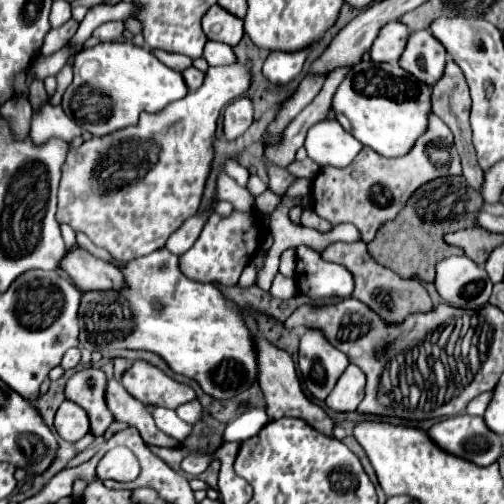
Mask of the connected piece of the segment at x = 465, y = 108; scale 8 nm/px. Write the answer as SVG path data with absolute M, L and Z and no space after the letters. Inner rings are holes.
M447 61L445 73L443 77L435 83L433 87L433 113L453 131L455 135L455 145L457 151L461 155L461 163L463 163L463 177L467 179L467 183L475 189L481 191L483 189L483 169L477 163L477 155L475 149L471 147L471 125L469 125L469 109L471 109L471 97L469 97L469 87L465 81L465 75L461 71L461 67L455 61Z

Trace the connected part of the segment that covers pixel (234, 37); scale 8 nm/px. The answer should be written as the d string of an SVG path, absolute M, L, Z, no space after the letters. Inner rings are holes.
M213 5L203 15L203 31L211 41L221 41L227 45L237 45L245 33L243 21L225 11L219 5Z

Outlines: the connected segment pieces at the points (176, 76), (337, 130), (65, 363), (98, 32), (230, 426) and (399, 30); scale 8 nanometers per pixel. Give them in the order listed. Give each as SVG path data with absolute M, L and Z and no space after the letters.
M99 43L79 51L73 71L73 83L67 87L61 105L85 131L99 137L135 125L141 111L157 113L189 93L179 71L169 69L149 49L133 43Z
M337 121L315 123L307 131L305 149L309 159L313 159L319 167L347 167L355 155L361 151L361 143L353 139Z
M75 347L75 349L69 349L69 351L63 355L63 359L61 359L61 367L63 367L63 369L71 369L71 367L75 367L75 365L79 363L79 359L81 359L79 349L77 349L77 347Z
M109 21L109 23L99 25L93 31L93 37L99 37L99 41L115 41L115 39L121 39L123 33L125 33L123 21Z
M249 407L241 415L237 415L231 423L227 423L223 431L223 441L245 441L257 435L269 423L267 409L263 407Z
M395 21L395 23L387 23L377 39L371 45L371 61L387 61L387 63L397 63L399 55L403 53L403 47L407 45L407 35L411 31L407 27L403 27L403 23Z

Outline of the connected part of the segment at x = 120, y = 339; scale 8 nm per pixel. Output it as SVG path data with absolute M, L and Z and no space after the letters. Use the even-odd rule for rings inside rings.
M159 249L159 251L151 253L151 255L145 255L145 257L129 261L127 267L123 269L123 275L127 279L127 287L123 291L87 291L87 293L83 293L81 307L79 307L79 325L81 325L81 343L79 343L79 347L103 345L107 349L147 349L147 351L153 351L153 353L161 355L175 373L181 373L185 377L195 379L205 393L209 393L211 397L217 397L217 399L235 397L237 393L249 389L257 381L257 351L255 351L255 341L253 341L253 333L251 333L251 327L249 327L251 323L247 323L245 313L239 311L239 307L235 307L235 303L231 303L231 299L221 295L221 291L213 283L199 283L199 281L187 279L183 275L183 271L179 271L179 257L171 255L167 249ZM153 301L161 301L163 303L163 311L155 311L151 307Z

